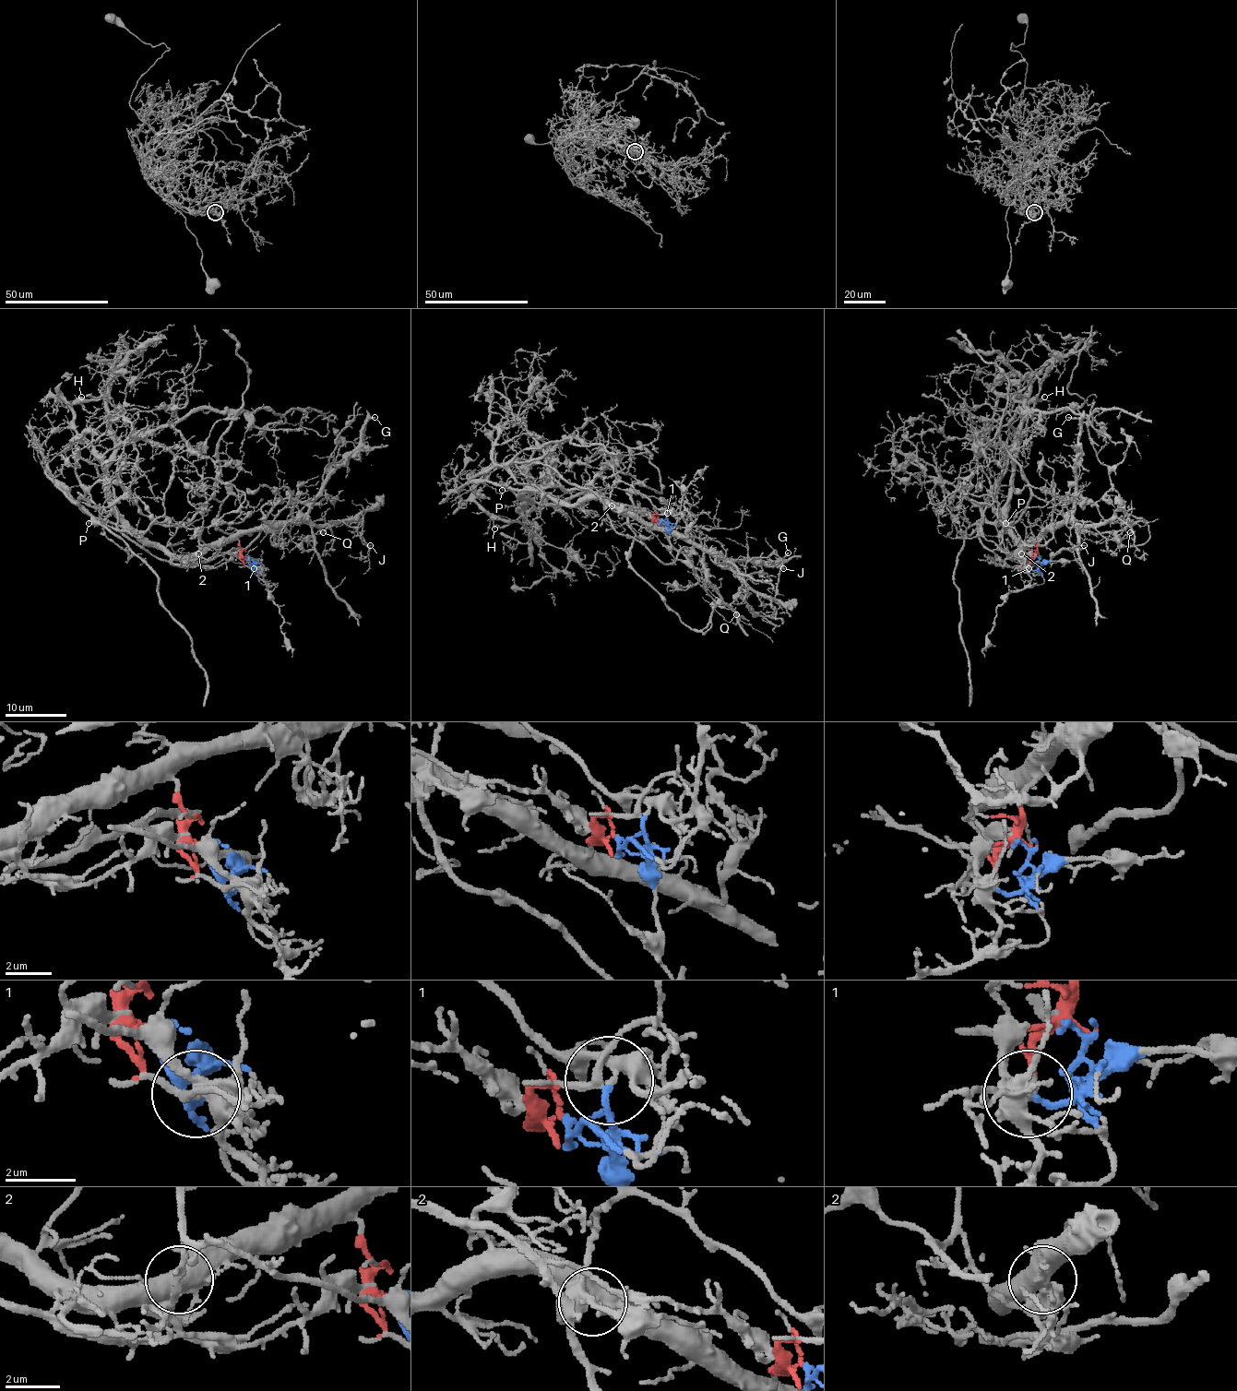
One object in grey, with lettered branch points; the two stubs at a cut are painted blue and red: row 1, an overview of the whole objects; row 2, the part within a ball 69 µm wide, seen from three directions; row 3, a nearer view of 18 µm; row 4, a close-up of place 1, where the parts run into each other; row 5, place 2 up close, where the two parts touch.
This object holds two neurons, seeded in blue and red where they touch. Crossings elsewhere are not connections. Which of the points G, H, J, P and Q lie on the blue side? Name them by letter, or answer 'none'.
H

